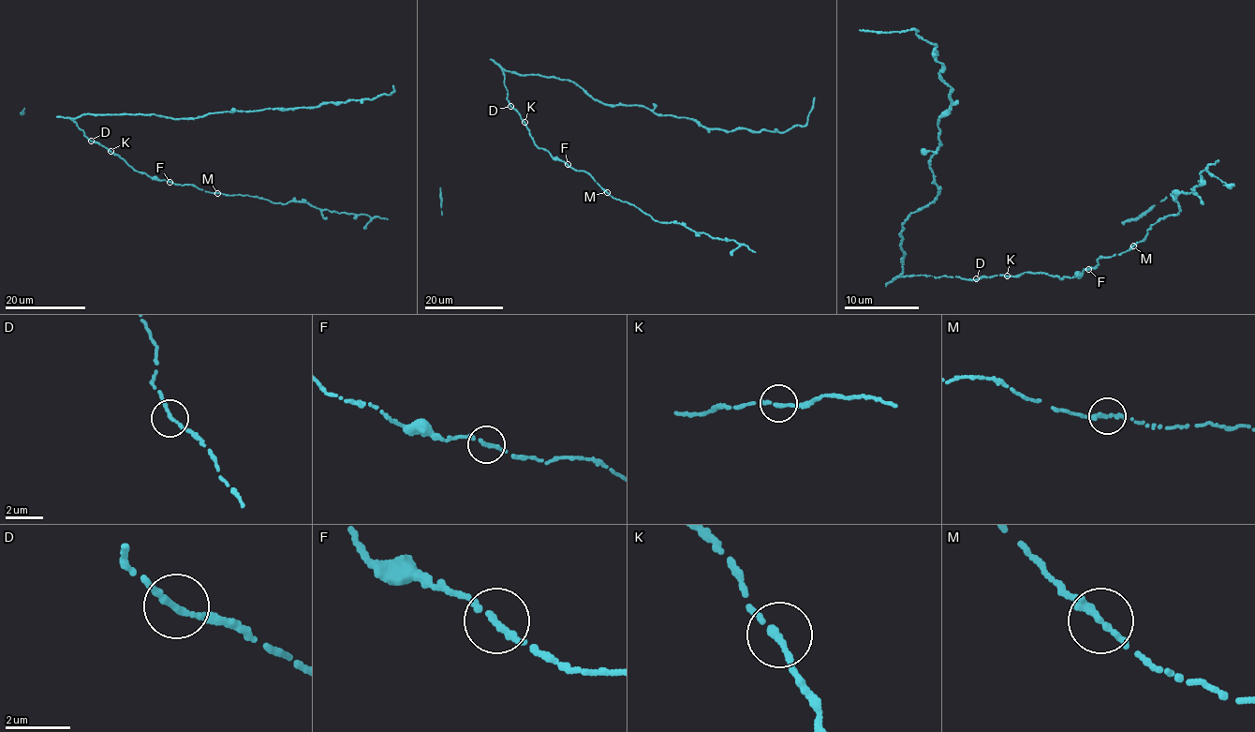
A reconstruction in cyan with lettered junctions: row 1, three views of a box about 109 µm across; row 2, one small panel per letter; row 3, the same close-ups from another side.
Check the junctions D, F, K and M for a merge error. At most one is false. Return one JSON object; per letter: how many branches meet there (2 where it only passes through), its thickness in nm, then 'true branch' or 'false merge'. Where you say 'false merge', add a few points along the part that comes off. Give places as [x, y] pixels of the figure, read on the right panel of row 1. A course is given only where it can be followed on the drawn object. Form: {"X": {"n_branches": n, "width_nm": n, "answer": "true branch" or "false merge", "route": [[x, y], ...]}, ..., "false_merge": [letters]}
{"D": {"n_branches": 2, "width_nm": 190, "answer": "true branch"}, "F": {"n_branches": 1, "width_nm": 320, "answer": "true branch"}, "K": {"n_branches": 2, "width_nm": 190, "answer": "true branch"}, "M": {"n_branches": 1, "width_nm": 320, "answer": "true branch"}, "false_merge": []}

